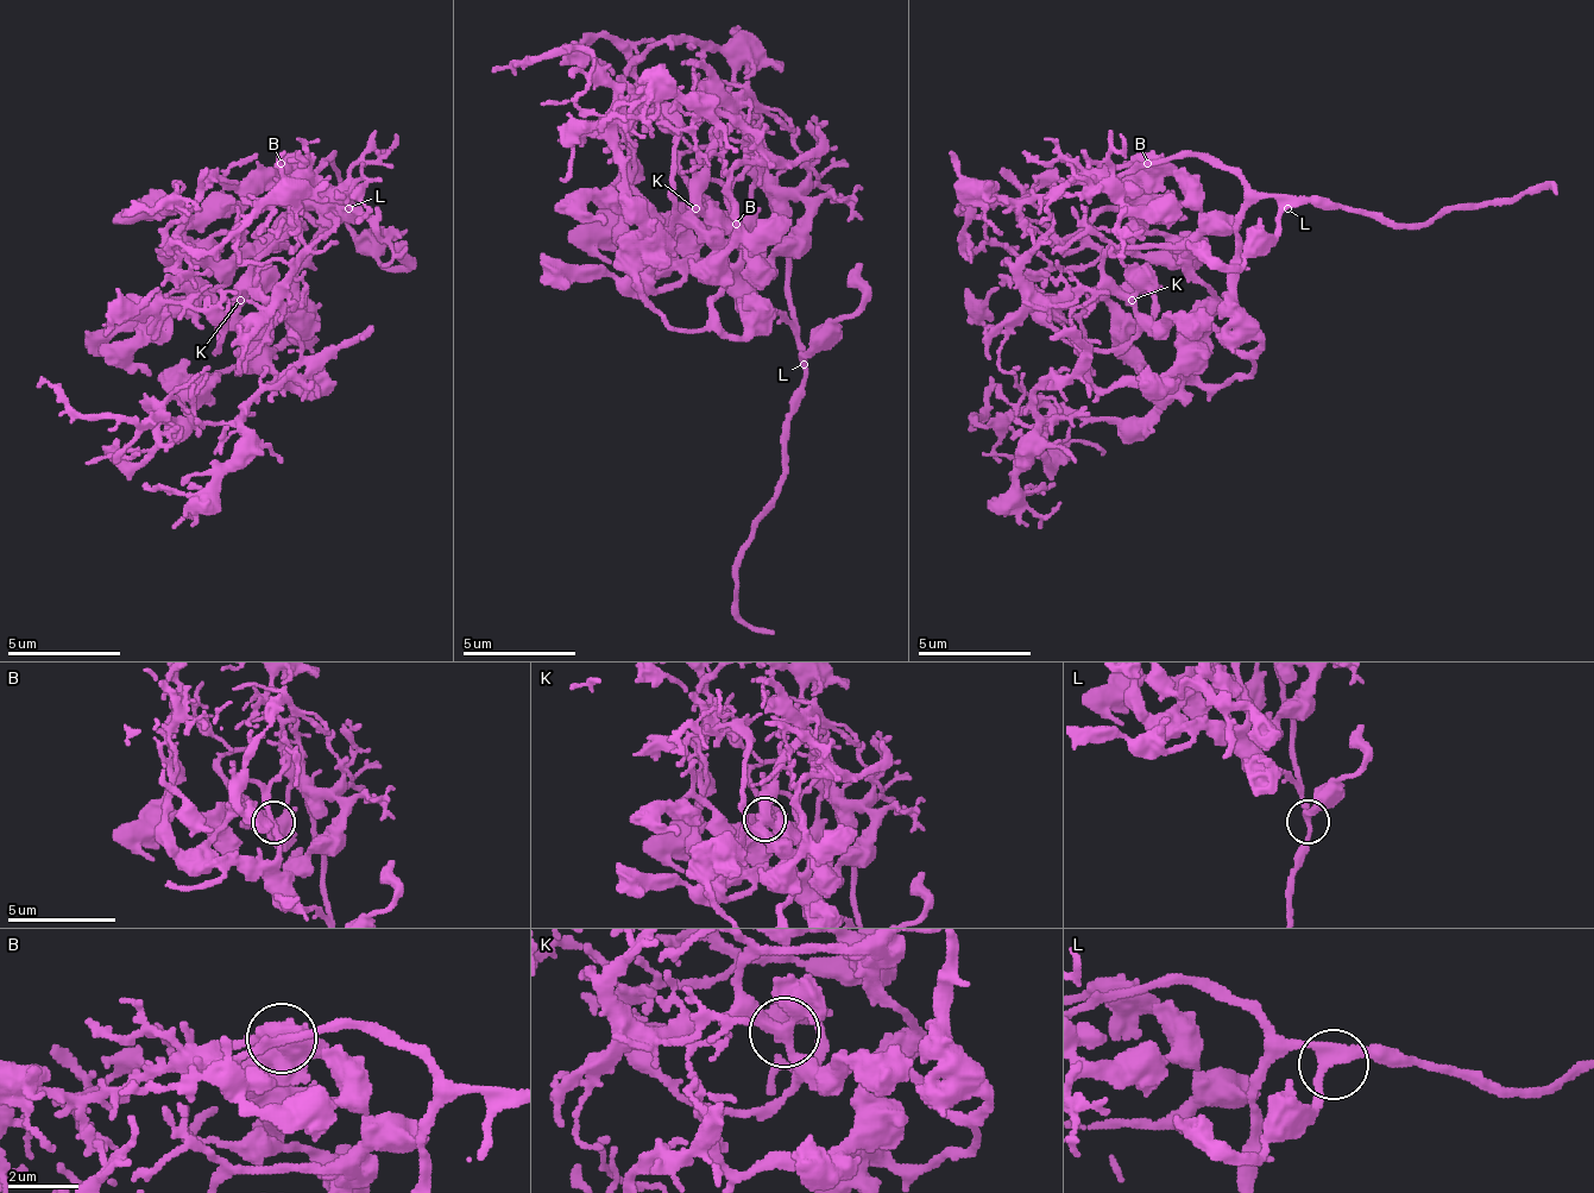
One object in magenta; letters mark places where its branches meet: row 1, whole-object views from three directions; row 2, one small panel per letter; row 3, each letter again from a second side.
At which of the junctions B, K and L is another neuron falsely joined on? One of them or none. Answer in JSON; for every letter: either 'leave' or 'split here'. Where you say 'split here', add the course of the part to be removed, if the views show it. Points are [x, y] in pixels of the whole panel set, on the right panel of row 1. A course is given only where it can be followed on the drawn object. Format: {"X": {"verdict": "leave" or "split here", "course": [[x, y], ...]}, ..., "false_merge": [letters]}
{"B": {"verdict": "leave"}, "K": {"verdict": "leave"}, "L": {"verdict": "leave"}, "false_merge": []}

